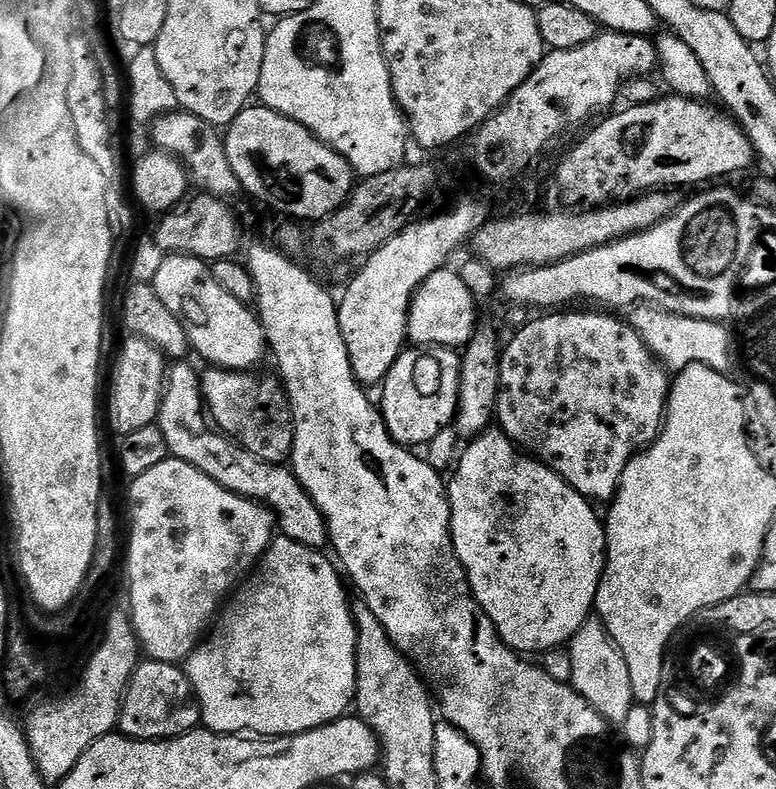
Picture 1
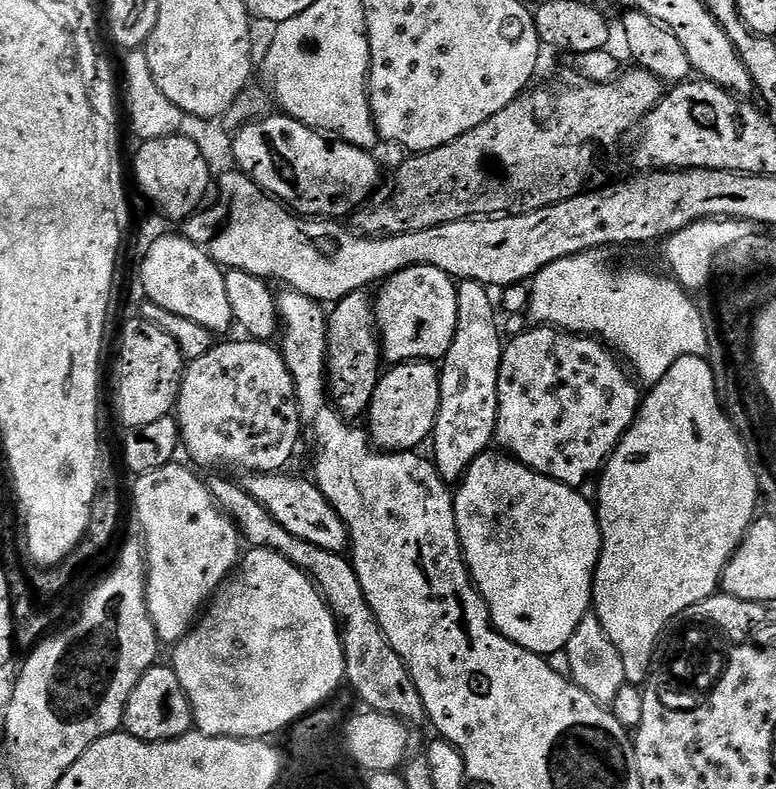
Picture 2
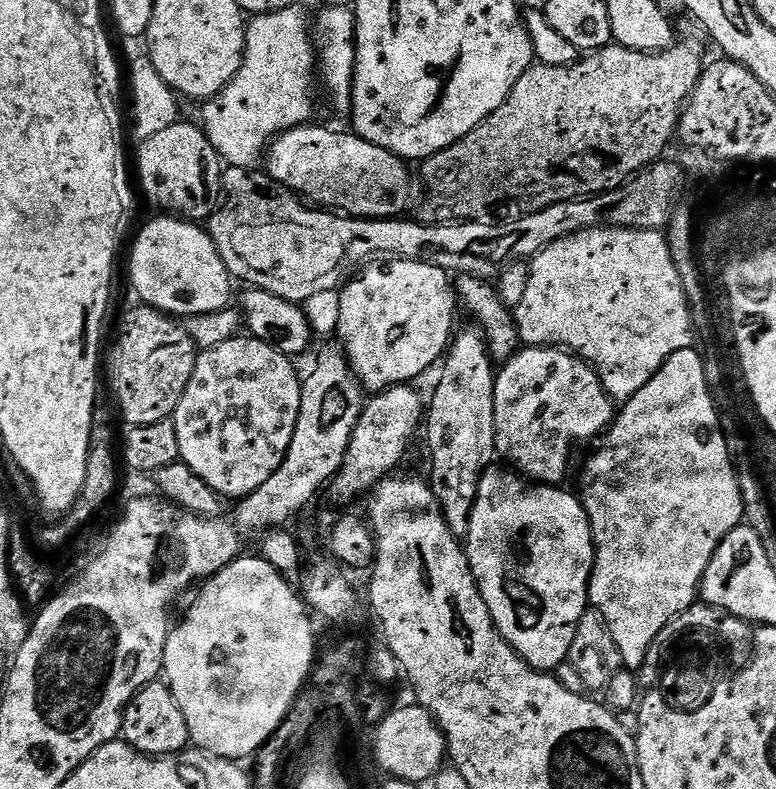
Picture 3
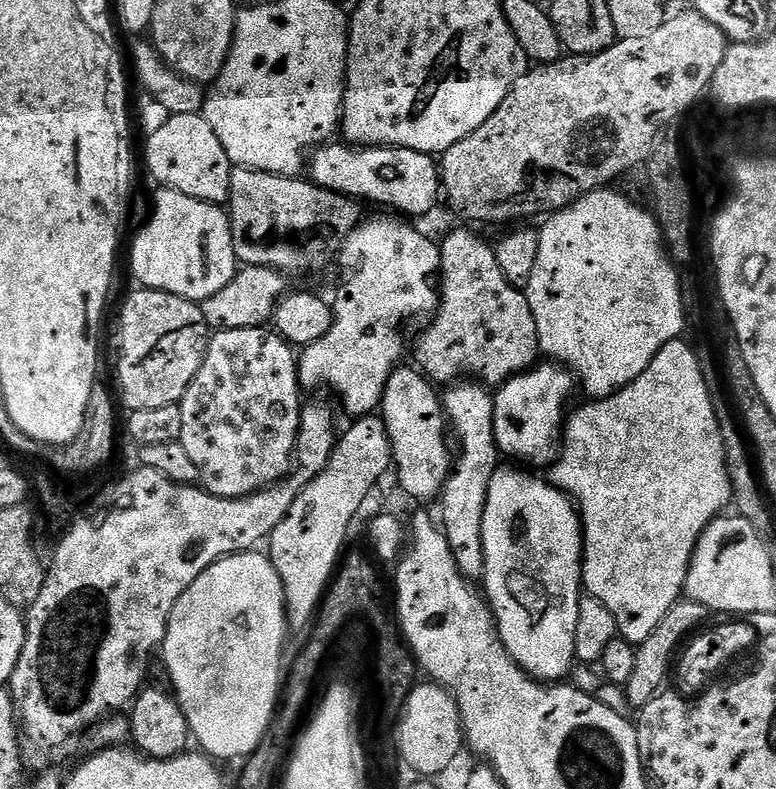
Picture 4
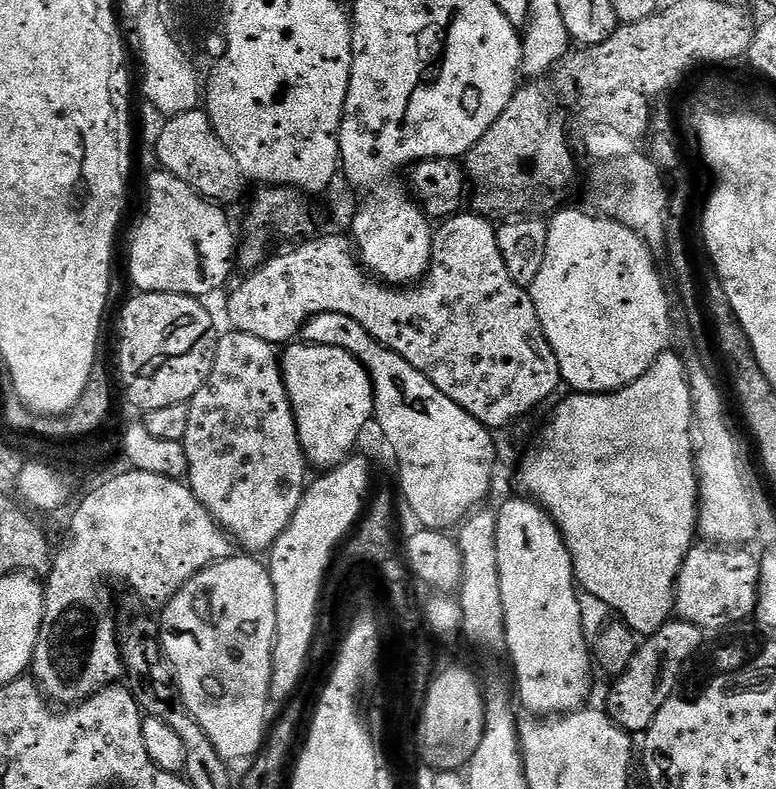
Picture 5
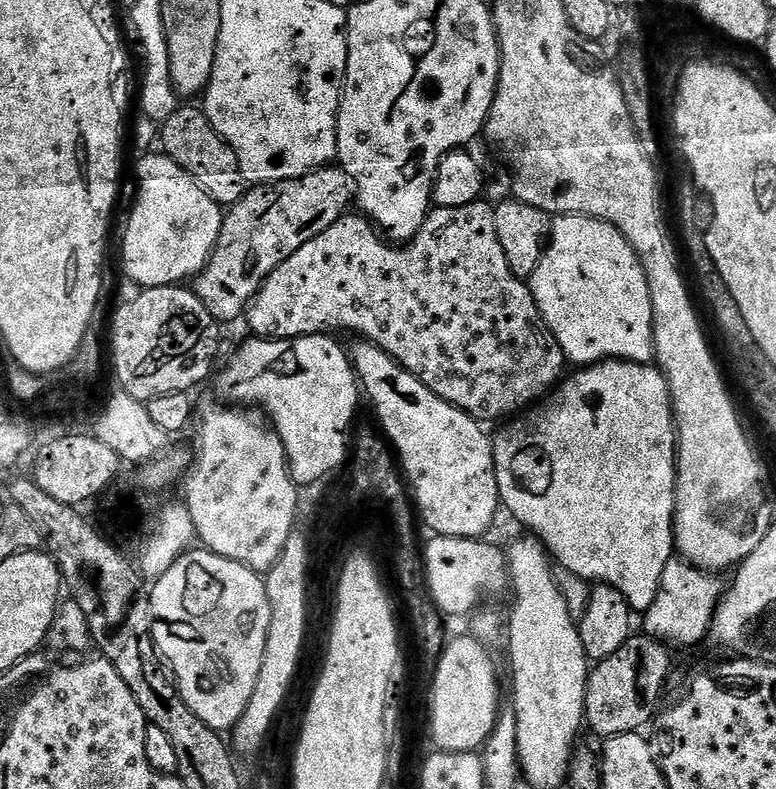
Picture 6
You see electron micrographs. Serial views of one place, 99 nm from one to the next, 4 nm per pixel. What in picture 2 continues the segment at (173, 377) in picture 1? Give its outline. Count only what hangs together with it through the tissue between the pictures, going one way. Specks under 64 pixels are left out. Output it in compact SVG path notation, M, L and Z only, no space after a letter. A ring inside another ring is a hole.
M253 472L243 477L242 483L244 489L250 493L258 502L262 502L262 506L266 506L266 510L270 510L270 514L274 514L274 518L278 522L278 526L283 526L285 530L290 530L290 534L294 534L294 538L302 538L302 542L311 542L313 546L322 546L322 550L330 550L331 552L339 552L341 554L347 553L350 548L350 541L348 538L348 526L342 522L342 518L337 512L333 510L328 504L328 499L322 494L322 490L311 479L303 480L300 476L284 476L288 474L281 474L280 472Z

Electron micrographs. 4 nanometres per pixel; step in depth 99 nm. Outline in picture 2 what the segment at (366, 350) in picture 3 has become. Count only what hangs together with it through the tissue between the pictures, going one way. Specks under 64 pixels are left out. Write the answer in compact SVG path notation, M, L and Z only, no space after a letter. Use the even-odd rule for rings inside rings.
M410 266L383 281L374 300L382 356L389 365L410 360L443 361L458 326L458 284L438 266Z

